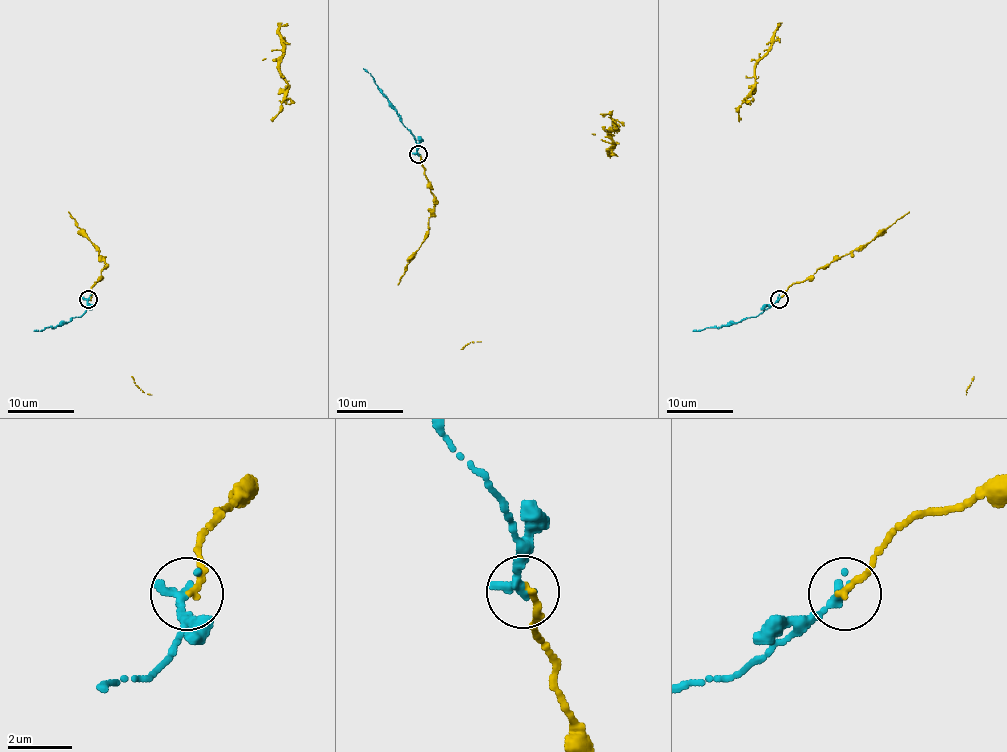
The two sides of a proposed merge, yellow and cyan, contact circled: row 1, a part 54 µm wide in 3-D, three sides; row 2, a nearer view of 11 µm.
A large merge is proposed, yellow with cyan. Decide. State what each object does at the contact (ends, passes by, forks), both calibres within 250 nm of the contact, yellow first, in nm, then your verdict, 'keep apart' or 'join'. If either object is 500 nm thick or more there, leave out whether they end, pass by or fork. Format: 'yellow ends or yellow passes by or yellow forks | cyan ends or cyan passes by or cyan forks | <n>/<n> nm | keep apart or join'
yellow ends | cyan ends | 220/380 nm | join

